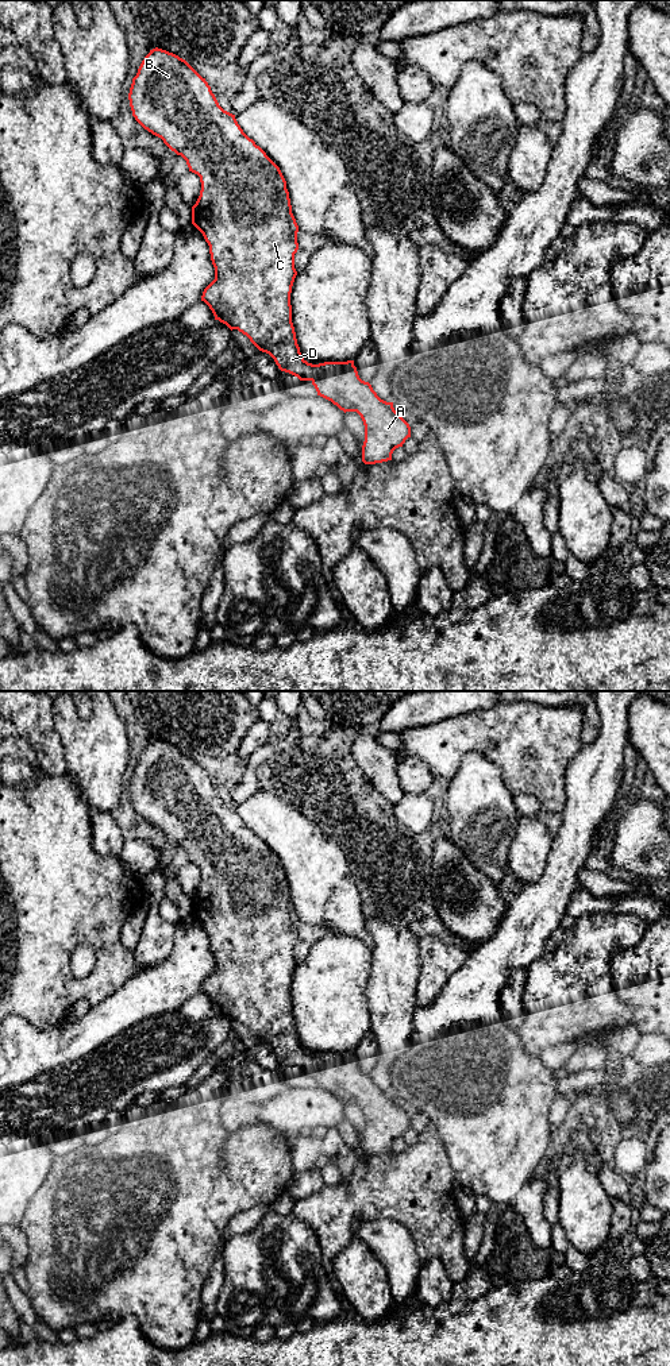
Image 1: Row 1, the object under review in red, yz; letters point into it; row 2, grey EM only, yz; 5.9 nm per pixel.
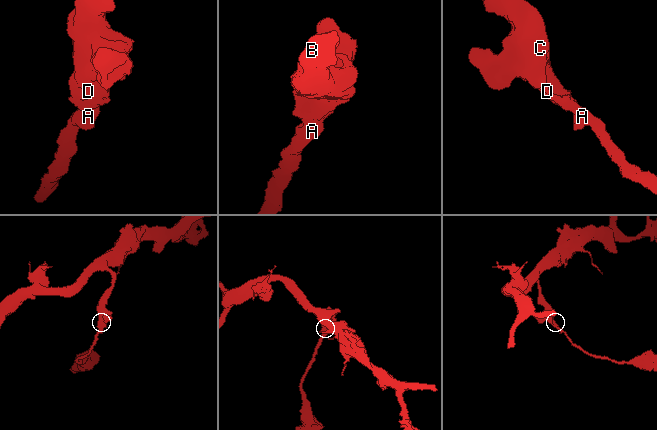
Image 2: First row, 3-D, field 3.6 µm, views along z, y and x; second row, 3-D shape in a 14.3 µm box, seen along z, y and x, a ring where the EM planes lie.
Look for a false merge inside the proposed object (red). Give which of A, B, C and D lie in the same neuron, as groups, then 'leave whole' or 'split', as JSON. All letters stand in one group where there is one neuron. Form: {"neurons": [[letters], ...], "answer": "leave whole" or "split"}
{"neurons": [["A", "B", "C", "D"]], "answer": "leave whole"}

